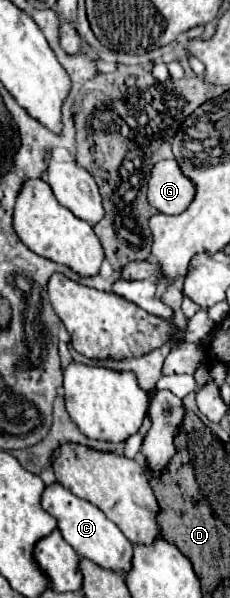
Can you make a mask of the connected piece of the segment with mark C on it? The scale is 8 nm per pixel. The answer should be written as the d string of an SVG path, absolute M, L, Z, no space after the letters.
M54 482L54 484L48 484L42 492L42 508L58 520L58 530L62 532L64 540L80 556L96 562L100 568L106 568L106 570L116 570L116 572L128 572L130 570L132 544L120 532L120 528L110 518L106 518L106 514L98 506L90 504L88 500L74 496L60 482Z

